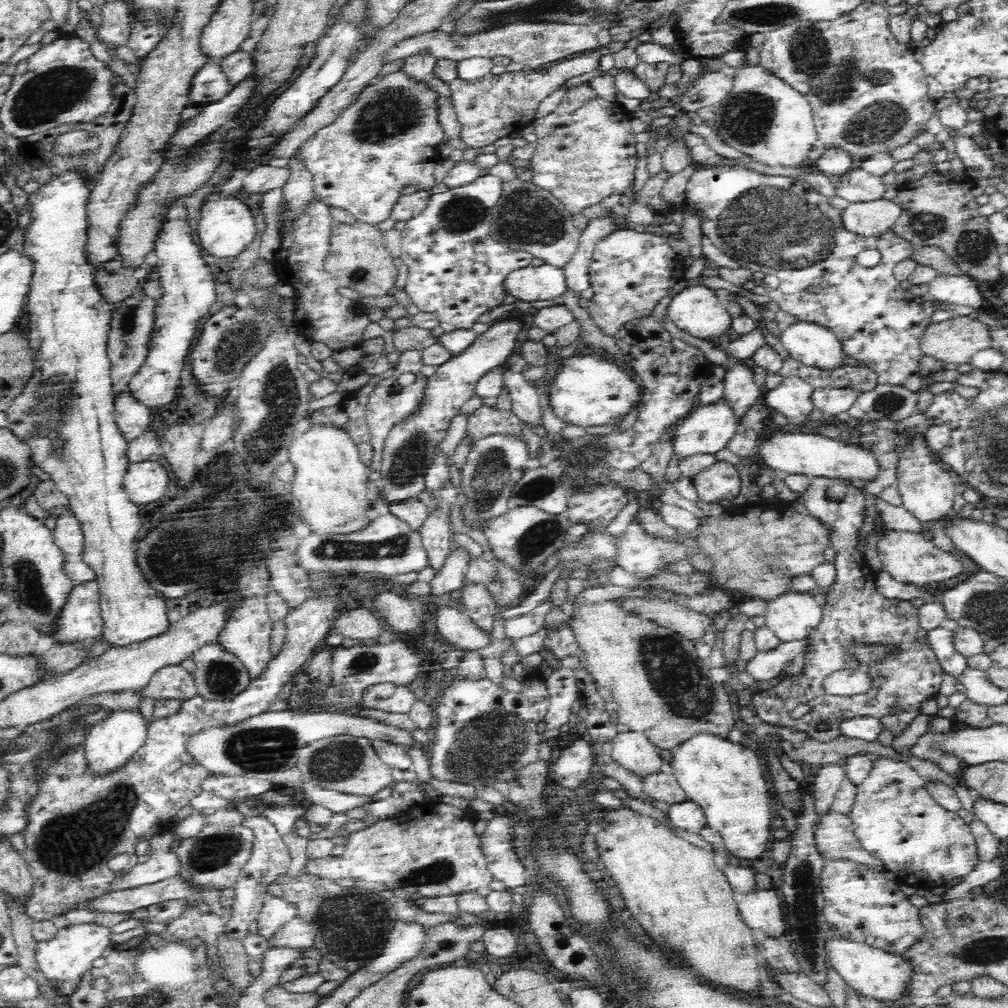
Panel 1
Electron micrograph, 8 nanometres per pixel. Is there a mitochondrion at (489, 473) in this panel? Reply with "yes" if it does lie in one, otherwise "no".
yes

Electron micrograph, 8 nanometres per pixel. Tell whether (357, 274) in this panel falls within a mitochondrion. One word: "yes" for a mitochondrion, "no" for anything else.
yes

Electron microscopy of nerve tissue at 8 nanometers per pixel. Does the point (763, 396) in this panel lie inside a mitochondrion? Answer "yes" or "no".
no

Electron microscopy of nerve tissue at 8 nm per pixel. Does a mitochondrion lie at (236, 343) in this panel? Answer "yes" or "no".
yes

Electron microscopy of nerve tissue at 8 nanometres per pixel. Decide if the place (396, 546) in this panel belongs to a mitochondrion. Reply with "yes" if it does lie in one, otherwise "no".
yes

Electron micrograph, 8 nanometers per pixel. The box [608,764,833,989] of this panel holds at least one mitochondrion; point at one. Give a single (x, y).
(802, 907)

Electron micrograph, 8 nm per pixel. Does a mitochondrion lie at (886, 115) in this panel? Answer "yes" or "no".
yes

